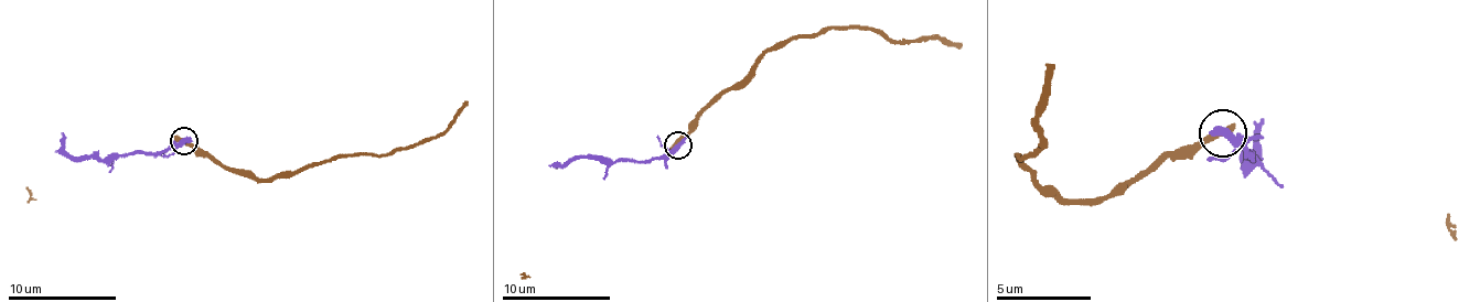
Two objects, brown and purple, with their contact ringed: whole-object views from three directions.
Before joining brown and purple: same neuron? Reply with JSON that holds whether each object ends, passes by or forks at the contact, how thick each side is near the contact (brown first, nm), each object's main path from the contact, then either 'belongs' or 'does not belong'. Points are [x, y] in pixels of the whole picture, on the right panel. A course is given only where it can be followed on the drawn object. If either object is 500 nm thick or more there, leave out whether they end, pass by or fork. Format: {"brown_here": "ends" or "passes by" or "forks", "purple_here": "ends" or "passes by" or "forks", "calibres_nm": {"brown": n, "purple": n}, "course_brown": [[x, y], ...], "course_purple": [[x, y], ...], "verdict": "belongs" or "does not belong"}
{"calibres_nm": {"brown": 440, "purple": 500}, "course_brown": [[1222, 131], [1169, 150], [1103, 197], [1060, 197], [1051, 193], [1018, 160], [1041, 146], [1037, 127], [1055, 65]], "course_purple": [[1222, 131], [1250, 155], [1245, 164], [1259, 146], [1264, 117]], "verdict": "does not belong"}

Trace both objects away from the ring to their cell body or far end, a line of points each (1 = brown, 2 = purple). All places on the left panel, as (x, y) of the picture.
1: (183, 140), (251, 179), (274, 179), (339, 157), (387, 153), (437, 138), (467, 101)
2: (183, 140), (153, 153), (77, 159), (63, 148), (61, 132)

